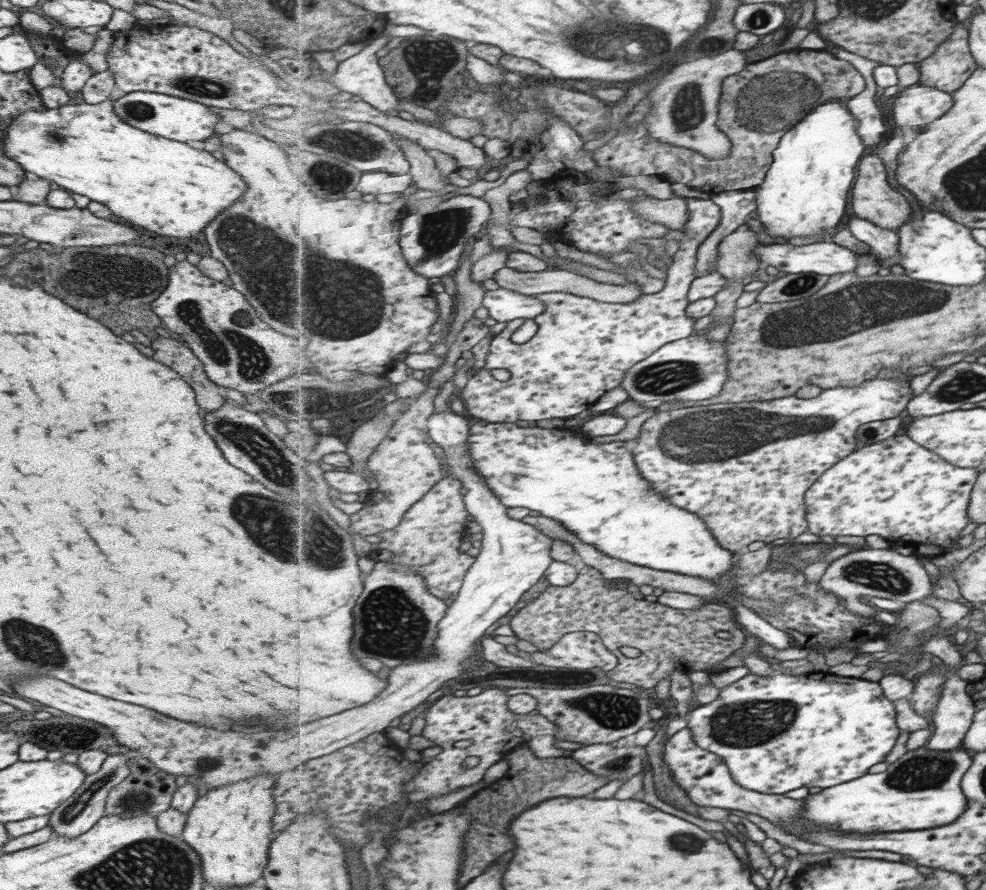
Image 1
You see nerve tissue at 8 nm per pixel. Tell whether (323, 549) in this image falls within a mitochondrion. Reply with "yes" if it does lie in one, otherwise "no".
yes

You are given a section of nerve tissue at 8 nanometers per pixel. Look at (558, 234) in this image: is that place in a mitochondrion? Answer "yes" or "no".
no

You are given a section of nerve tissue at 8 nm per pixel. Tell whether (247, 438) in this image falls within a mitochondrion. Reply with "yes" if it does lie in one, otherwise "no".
yes

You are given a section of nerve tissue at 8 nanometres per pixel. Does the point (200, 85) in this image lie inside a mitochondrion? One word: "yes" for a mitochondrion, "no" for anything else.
yes

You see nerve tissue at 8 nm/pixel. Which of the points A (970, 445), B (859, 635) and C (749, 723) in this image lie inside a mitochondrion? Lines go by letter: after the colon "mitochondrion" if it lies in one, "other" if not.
A: other
B: other
C: mitochondrion

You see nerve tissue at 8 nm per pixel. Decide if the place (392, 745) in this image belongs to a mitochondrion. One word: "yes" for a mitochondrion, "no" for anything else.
no

